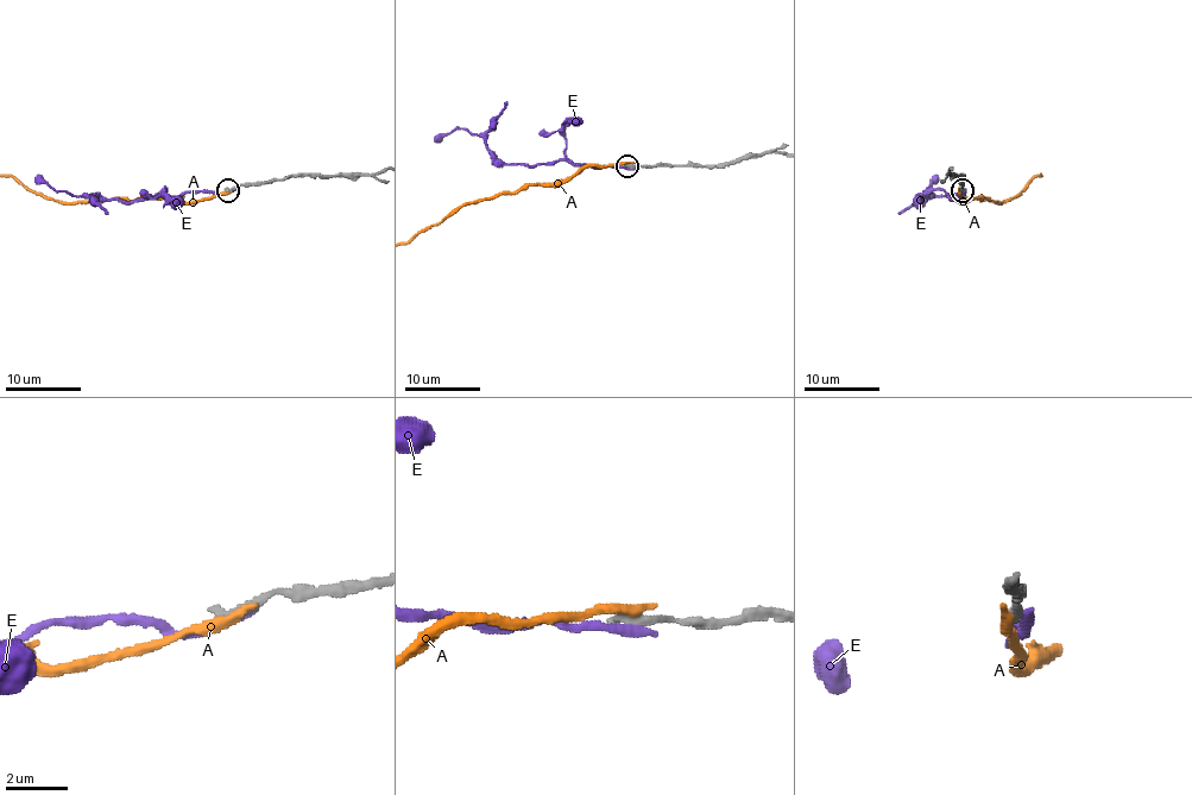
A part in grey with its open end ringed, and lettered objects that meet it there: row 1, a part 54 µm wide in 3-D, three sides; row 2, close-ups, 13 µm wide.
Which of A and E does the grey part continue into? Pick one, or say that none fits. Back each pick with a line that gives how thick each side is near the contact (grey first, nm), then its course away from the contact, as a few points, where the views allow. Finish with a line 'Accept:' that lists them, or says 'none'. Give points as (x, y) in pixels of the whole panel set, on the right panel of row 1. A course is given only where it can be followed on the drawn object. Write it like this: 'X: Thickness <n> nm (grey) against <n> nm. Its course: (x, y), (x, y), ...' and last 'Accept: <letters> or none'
Accept: none

